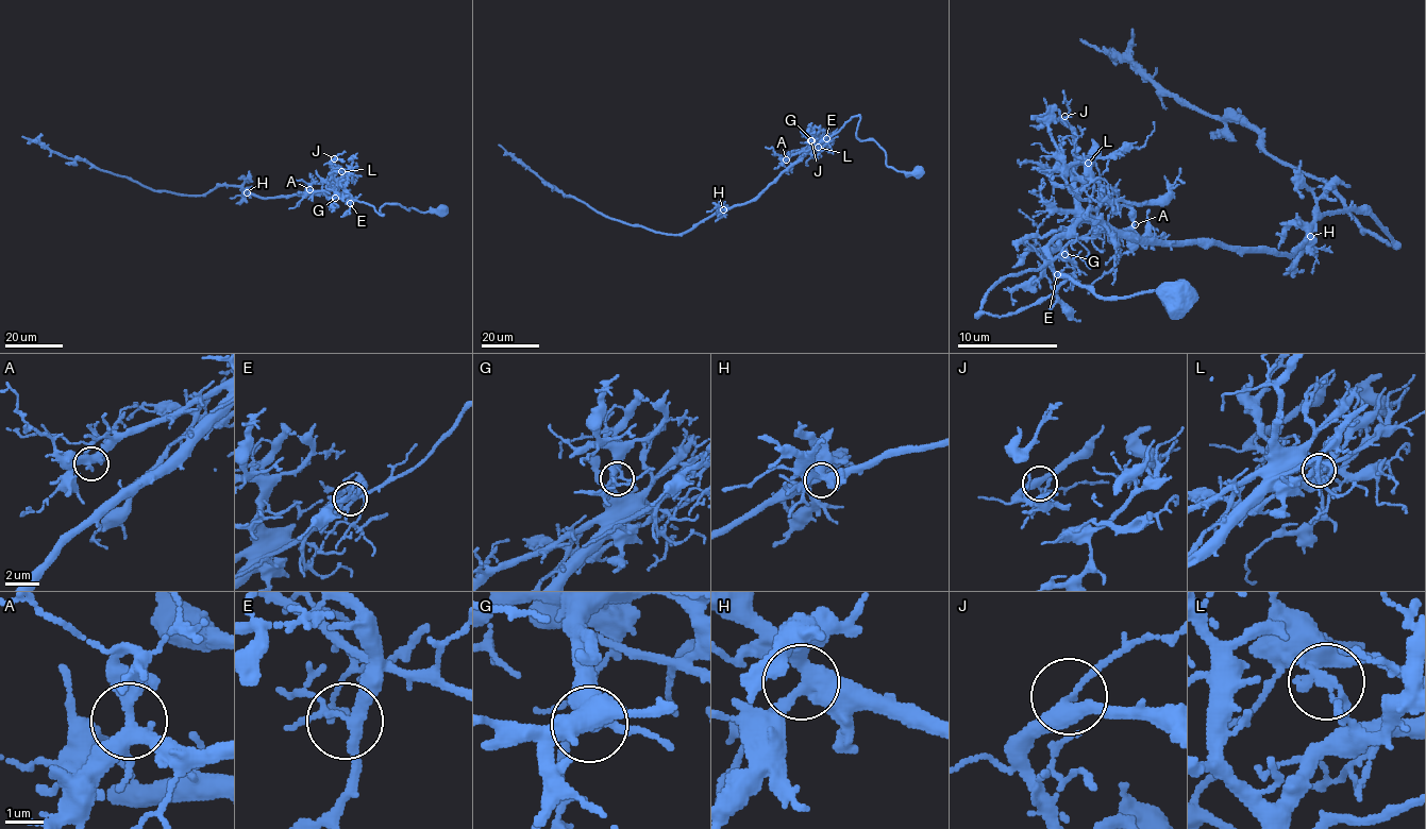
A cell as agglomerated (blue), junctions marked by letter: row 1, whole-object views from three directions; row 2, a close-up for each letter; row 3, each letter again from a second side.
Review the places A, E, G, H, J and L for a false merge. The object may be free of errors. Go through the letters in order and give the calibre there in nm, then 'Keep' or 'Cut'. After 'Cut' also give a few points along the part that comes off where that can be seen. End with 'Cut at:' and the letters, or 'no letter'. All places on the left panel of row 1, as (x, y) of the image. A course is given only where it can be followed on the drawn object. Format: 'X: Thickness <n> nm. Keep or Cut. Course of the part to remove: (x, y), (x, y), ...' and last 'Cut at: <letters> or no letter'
A: Thickness 360 nm. Keep
E: Thickness 240 nm. Keep
G: Thickness 240 nm. Keep
H: Thickness 400 nm. Keep
J: Thickness 320 nm. Keep
L: Thickness 200 nm. Cut. Course of the part to remove: (341, 171), (348, 170), (352, 179), (336, 185), (324, 181), (315, 170)
Cut at: L

